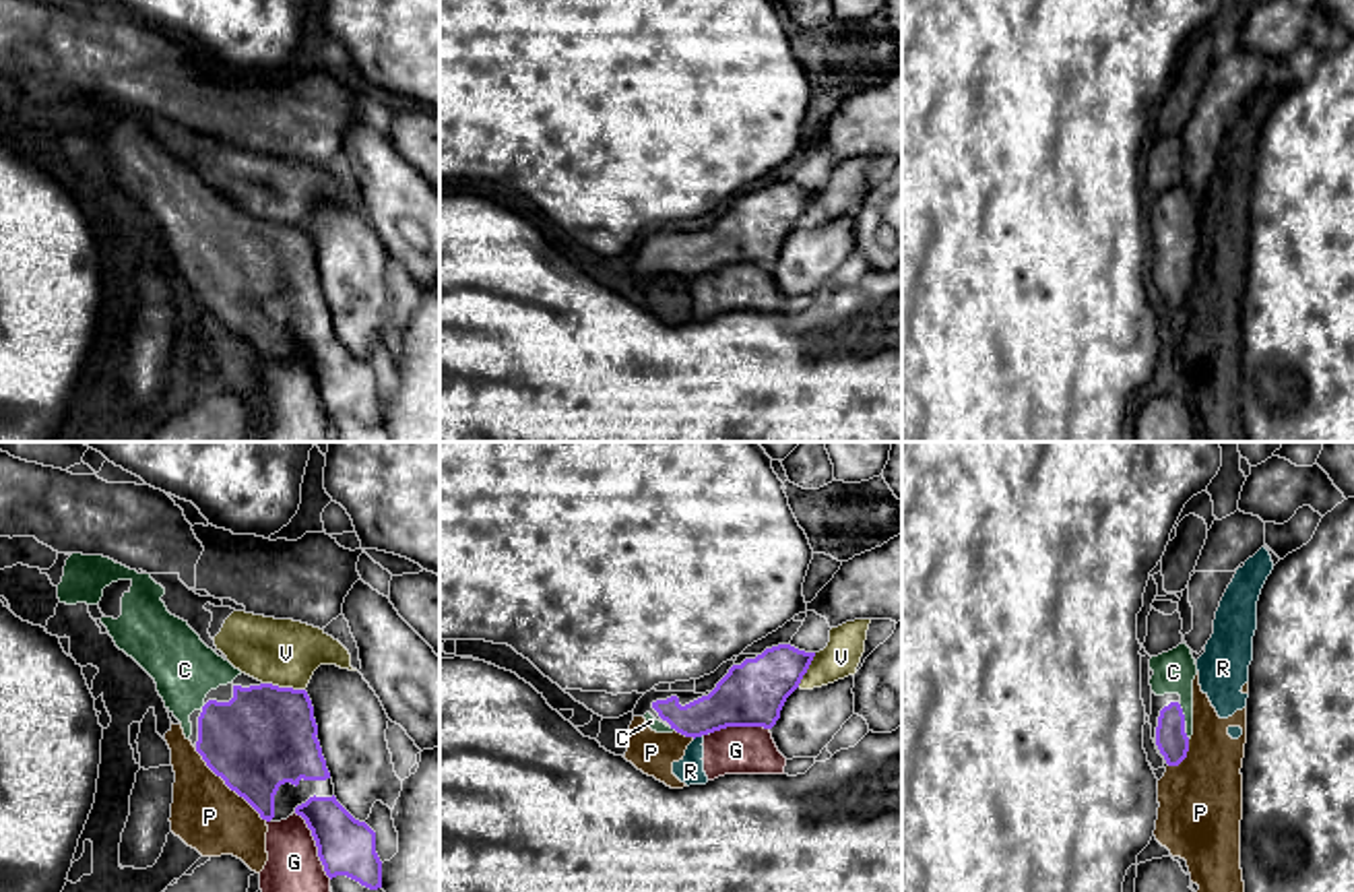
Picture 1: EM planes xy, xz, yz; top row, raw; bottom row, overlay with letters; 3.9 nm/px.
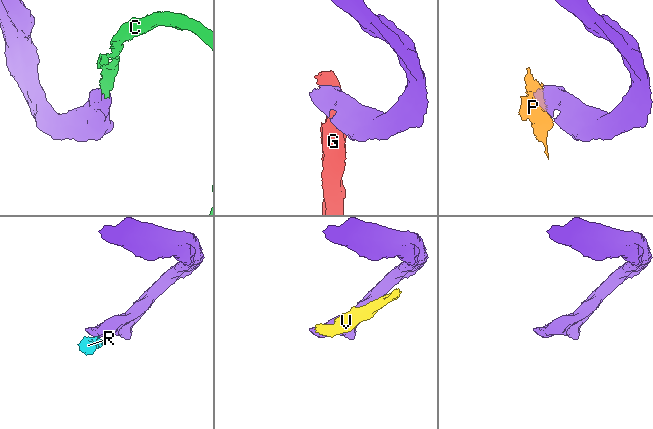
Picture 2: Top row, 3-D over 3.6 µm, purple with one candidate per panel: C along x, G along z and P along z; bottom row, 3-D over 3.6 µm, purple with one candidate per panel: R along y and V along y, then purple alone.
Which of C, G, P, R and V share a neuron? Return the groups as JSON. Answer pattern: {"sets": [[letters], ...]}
{"sets": [["C"], ["G"], ["P", "R"], ["V"]]}

